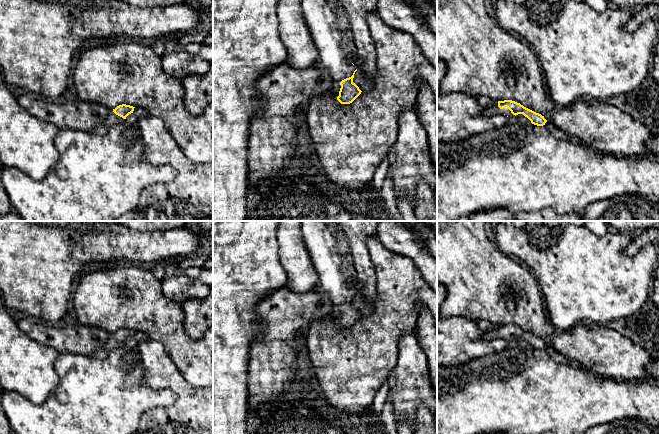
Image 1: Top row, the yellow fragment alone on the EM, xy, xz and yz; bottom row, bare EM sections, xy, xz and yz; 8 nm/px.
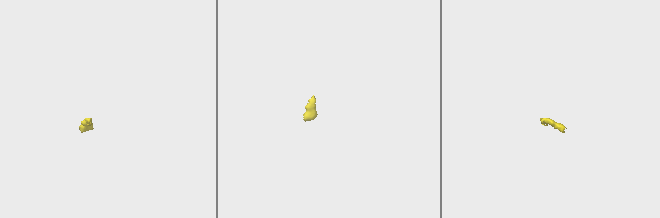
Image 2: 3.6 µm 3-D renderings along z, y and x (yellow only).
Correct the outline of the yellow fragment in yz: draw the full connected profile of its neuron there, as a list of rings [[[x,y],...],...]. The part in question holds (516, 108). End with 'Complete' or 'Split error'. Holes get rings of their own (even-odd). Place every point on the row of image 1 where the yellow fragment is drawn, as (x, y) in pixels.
[[[512,100],[497,101],[496,105],[490,105],[488,107],[483,108],[483,113],[486,116],[489,116],[492,114],[505,114],[512,120],[516,120],[516,117],[515,117],[516,115],[523,114],[525,117],[527,117],[531,121],[532,124],[537,126],[545,125],[547,129],[549,130],[549,132],[557,139],[574,142],[576,144],[585,145],[591,148],[590,146],[582,142],[580,139],[568,135],[567,133],[558,129],[552,123],[549,123],[541,114],[536,113],[524,107],[520,103],[517,103]]]. Split error

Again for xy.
[[[126,104],[117,106],[115,109],[110,111],[106,120],[107,125],[125,122],[126,117],[133,113],[134,108],[135,107]]]. Split error

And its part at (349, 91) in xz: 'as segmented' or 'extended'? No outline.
extended

